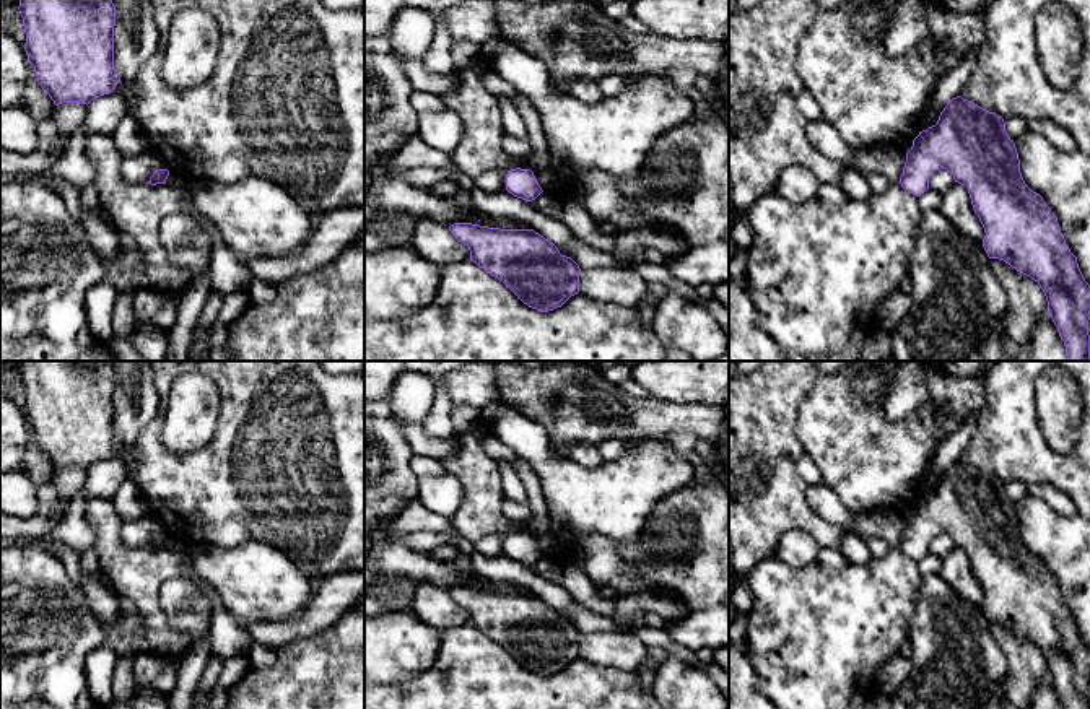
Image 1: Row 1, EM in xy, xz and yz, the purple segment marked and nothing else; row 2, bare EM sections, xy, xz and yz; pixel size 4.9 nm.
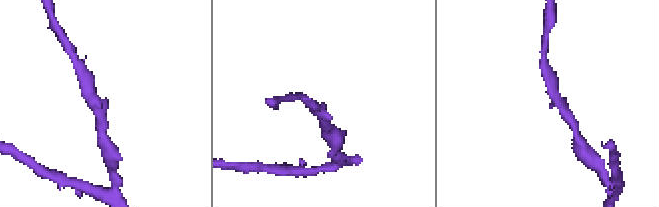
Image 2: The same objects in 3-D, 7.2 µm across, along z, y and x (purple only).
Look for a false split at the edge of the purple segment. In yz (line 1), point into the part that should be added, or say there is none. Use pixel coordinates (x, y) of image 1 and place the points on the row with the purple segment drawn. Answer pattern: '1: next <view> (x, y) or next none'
1: next none

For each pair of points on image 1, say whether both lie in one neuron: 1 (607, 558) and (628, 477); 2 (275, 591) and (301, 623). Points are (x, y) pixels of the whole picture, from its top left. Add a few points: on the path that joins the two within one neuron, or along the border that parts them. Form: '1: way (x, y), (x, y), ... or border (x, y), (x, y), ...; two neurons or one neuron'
1: border (646, 522), (633, 542), (589, 532), (575, 548); two neurons
2: border (293, 615), (283, 620), (259, 620), (256, 623); two neurons

